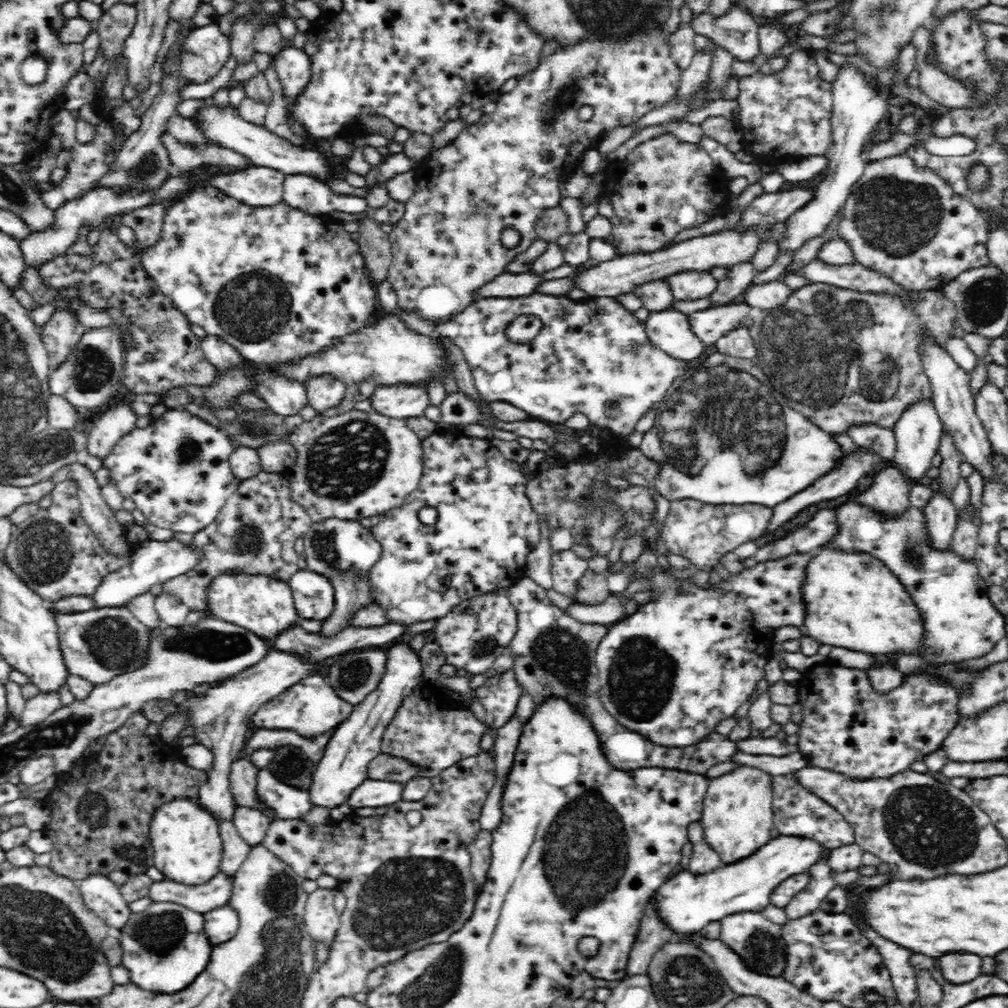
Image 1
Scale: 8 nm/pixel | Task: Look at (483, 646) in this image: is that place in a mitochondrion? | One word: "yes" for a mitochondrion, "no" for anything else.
yes

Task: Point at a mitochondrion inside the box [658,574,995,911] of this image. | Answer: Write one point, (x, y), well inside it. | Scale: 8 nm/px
(929, 827)

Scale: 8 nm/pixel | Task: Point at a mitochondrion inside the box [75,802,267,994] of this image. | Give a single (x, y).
(161, 933)

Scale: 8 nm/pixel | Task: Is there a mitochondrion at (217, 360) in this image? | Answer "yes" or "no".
no

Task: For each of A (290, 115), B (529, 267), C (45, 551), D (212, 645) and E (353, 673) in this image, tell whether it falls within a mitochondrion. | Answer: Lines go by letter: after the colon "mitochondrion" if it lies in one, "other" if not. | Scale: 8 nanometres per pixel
A: other
B: other
C: mitochondrion
D: mitochondrion
E: mitochondrion

